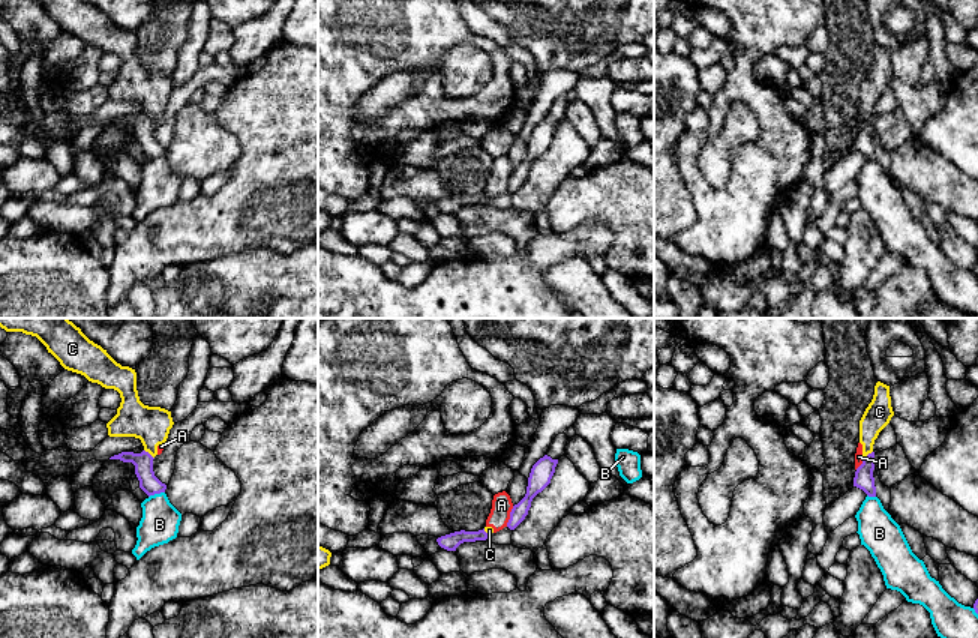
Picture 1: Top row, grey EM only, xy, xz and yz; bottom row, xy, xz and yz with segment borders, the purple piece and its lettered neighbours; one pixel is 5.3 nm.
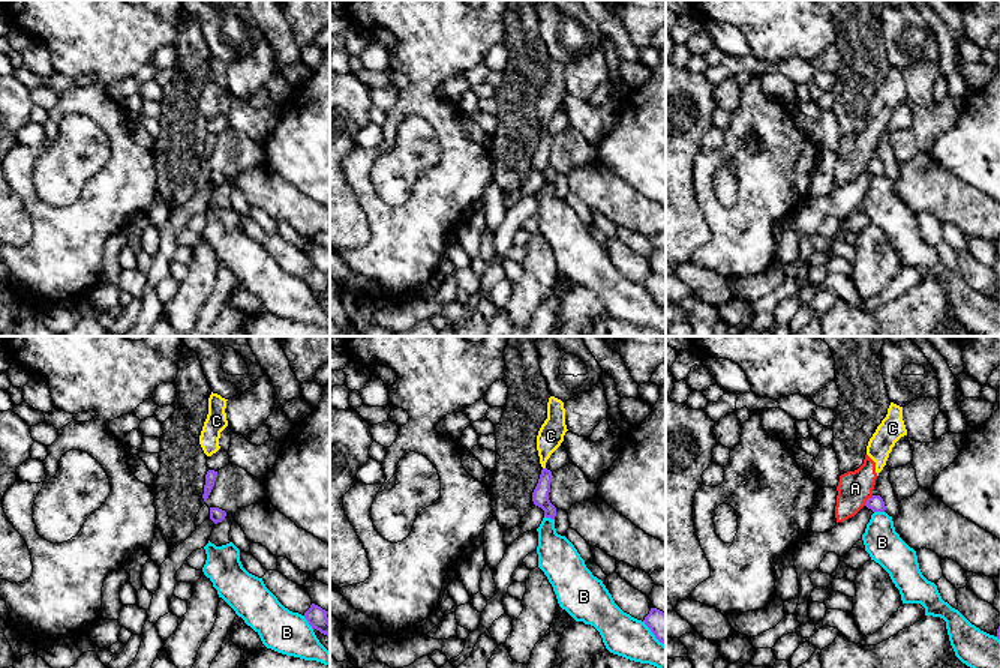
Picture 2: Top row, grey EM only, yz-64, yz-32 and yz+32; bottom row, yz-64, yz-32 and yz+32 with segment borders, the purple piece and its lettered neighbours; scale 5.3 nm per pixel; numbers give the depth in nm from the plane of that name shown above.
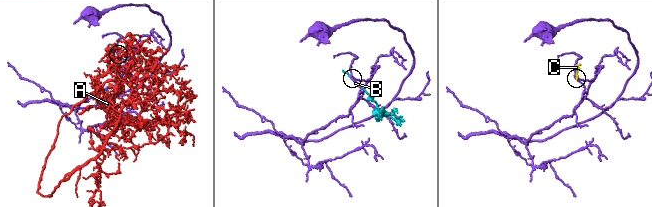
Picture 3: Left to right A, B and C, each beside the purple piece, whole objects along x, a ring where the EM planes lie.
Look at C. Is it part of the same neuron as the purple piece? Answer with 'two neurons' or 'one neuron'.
two neurons

